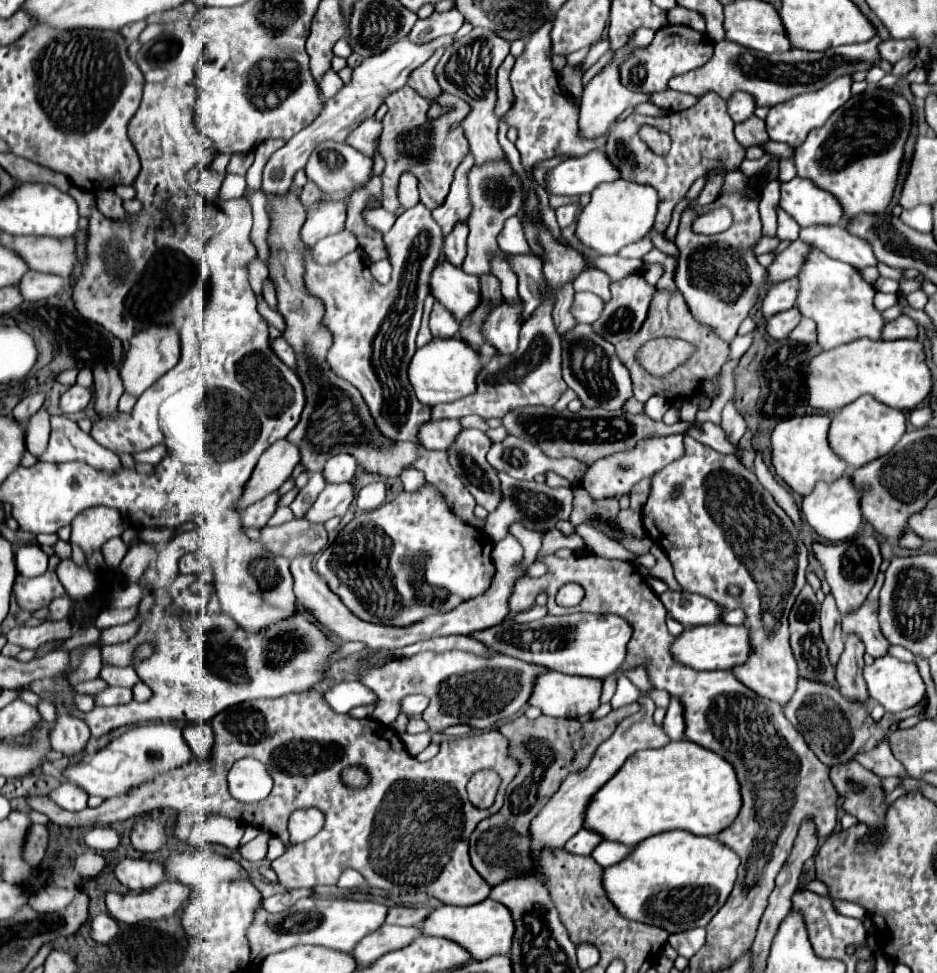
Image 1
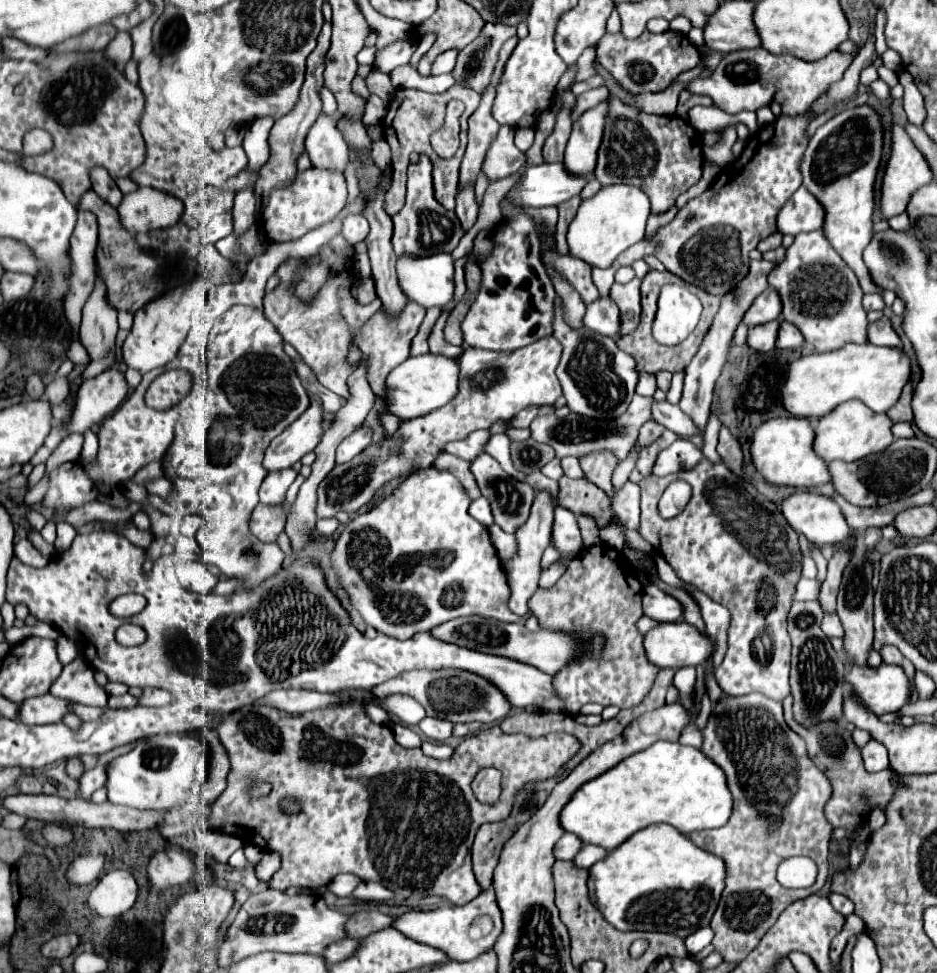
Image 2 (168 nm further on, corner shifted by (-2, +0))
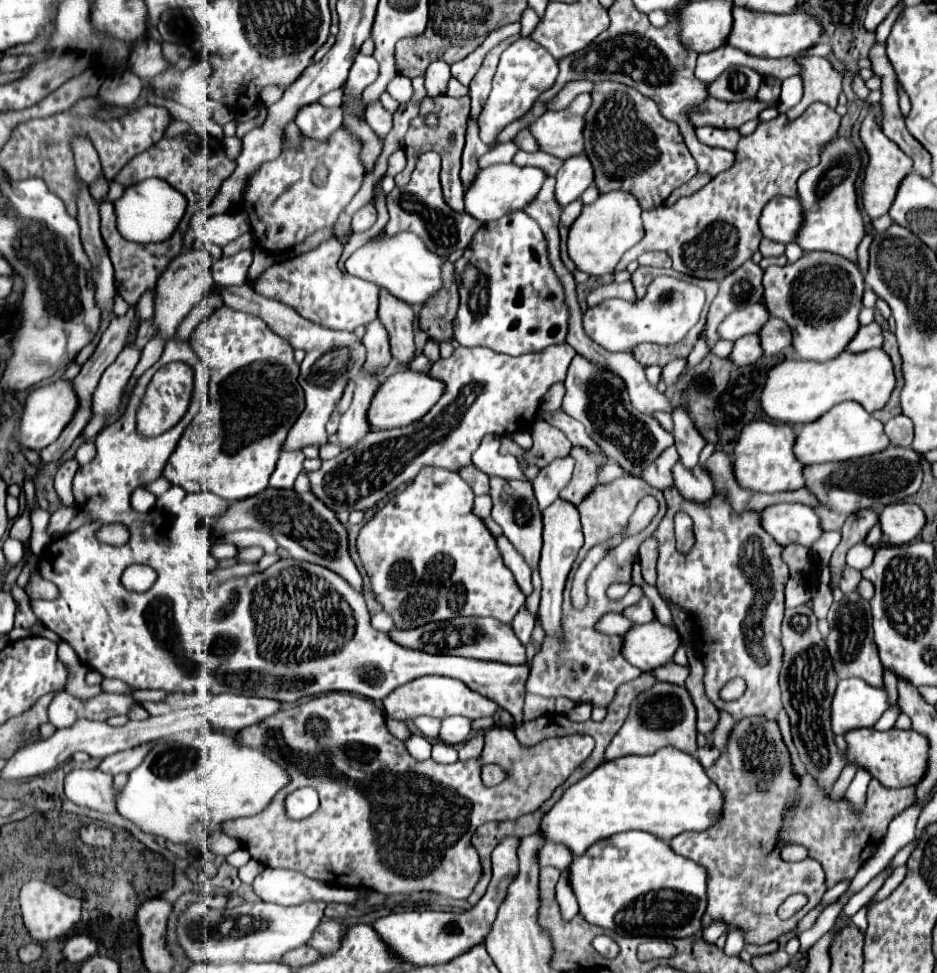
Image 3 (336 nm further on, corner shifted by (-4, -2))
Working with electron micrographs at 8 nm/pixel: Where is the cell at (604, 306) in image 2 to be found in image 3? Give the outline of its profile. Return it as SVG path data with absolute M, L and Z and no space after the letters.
M662 275L650 283L646 297L638 299L636 303L626 303L624 299L606 299L594 307L588 307L584 313L584 331L608 351L632 351L632 347L638 343L672 345L680 343L698 323L702 307L704 291L700 287Z

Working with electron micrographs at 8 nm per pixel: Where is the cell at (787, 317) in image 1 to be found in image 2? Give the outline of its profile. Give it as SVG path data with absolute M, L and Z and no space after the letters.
M770 321L770 323L764 323L764 325L758 325L758 327L748 329L746 345L752 351L758 351L758 353L772 351L774 349L774 343L776 343L778 327L780 327L780 321Z

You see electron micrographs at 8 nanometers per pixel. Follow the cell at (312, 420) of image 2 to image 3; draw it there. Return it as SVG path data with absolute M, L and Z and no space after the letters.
M248 285L232 287L230 291L226 291L226 295L222 295L222 299L224 299L224 305L228 305L232 309L258 315L274 333L278 333L288 343L292 343L294 349L306 351L306 357L300 365L300 379L298 379L304 389L304 395L306 395L306 409L302 411L298 421L290 427L290 433L282 445L282 451L300 451L310 445L326 445L328 443L326 423L330 419L330 413L336 407L336 401L342 397L346 381L352 377L352 373L360 373L360 367L366 359L366 349L362 347L362 343L356 339L354 333L332 331L332 329L320 327L320 325L300 317L292 307L258 295Z

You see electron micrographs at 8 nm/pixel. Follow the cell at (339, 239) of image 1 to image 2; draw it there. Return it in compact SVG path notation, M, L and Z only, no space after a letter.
M348 215L346 221L342 223L342 235L348 239L350 245L356 245L364 241L368 235L368 221L364 215Z

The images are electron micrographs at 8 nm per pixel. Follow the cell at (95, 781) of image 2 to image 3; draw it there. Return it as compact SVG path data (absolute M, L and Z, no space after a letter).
M154 743L142 745L142 747L134 747L130 751L120 751L114 753L110 757L106 757L98 769L108 773L108 775L118 775L118 773L130 773L134 767L138 767L138 763L142 763L142 755L146 755L146 751L152 747Z

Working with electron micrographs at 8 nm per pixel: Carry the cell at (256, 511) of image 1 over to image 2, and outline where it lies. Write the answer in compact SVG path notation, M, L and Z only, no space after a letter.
M282 469L276 473L268 473L266 479L262 481L260 487L260 501L266 505L280 505L284 503L286 491L292 485L292 481L296 479L296 471L294 469Z

